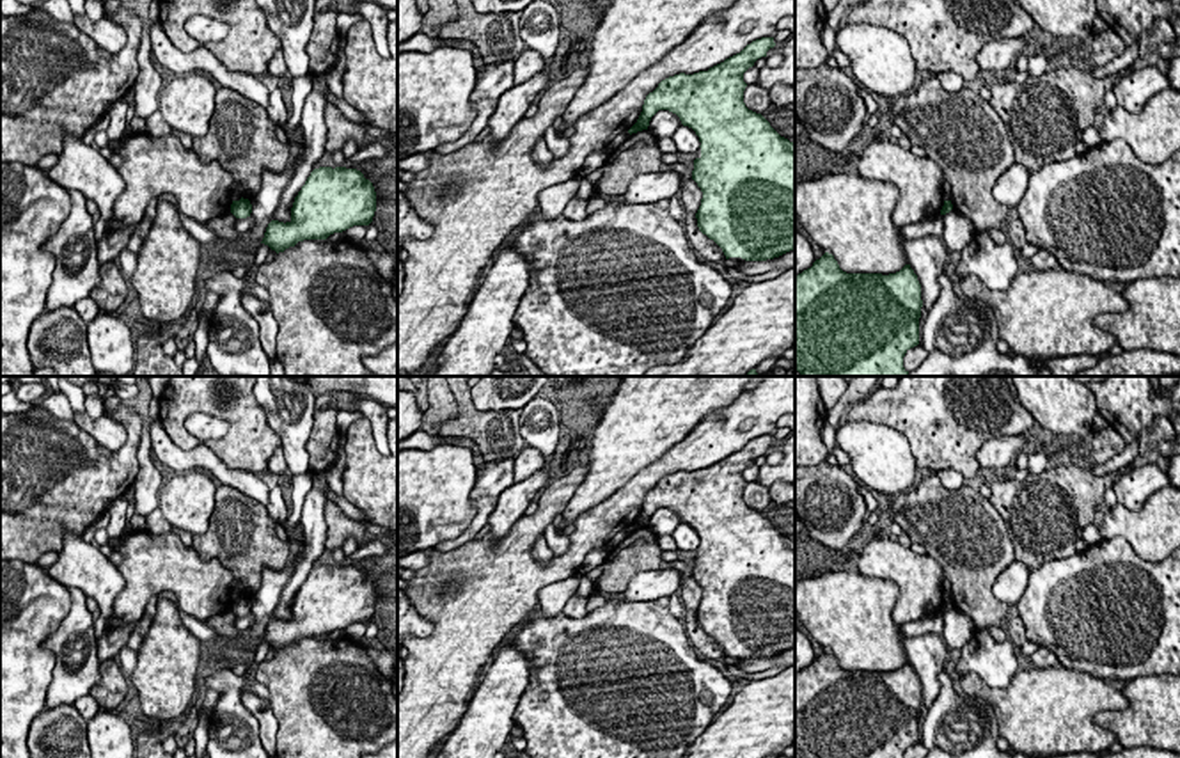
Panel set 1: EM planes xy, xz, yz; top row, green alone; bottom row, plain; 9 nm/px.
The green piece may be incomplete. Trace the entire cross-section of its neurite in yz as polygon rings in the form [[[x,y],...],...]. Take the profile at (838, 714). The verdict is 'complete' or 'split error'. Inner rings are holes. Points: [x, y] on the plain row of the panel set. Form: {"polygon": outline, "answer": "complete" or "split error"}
{"polygon": [[[825,650],[795,675],[795,758],[903,758],[919,742],[921,705],[910,662],[889,673],[846,671]]], "answer": "complete"}

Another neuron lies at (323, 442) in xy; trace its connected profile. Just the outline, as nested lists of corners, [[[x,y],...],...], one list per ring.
[[[326,407],[314,412],[312,430],[307,440],[309,472],[325,474],[334,467],[339,449],[337,408]]]

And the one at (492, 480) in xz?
[[[506,458],[497,463],[484,462],[483,469],[477,469],[476,486],[470,493],[476,506],[476,517],[470,525],[454,540],[442,541],[435,550],[449,552],[476,538],[476,534],[488,524],[492,511],[497,506],[499,495],[515,485],[515,458]]]

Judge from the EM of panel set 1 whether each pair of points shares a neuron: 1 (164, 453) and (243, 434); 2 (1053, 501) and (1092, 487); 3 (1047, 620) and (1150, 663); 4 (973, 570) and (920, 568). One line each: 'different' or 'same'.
1: different
2: same
3: same
4: different

